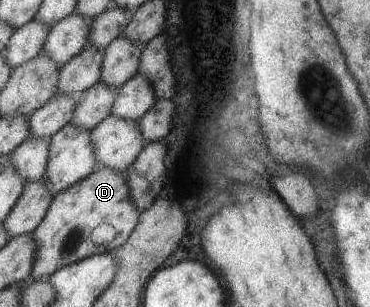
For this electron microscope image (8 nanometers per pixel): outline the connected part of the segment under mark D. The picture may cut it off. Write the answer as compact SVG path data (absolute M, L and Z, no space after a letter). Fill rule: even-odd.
M98 165L88 176L85 176L85 179L56 193L41 223L38 223L31 233L35 241L35 255L33 255L30 279L47 278L66 265L87 259L91 255L109 253L125 243L137 225L137 217L139 217L139 212L133 207L133 201L129 199L127 191L129 189L125 183L125 173L109 171L107 167ZM101 223L107 223L115 231L113 239L105 246L95 245L91 241L91 231Z

